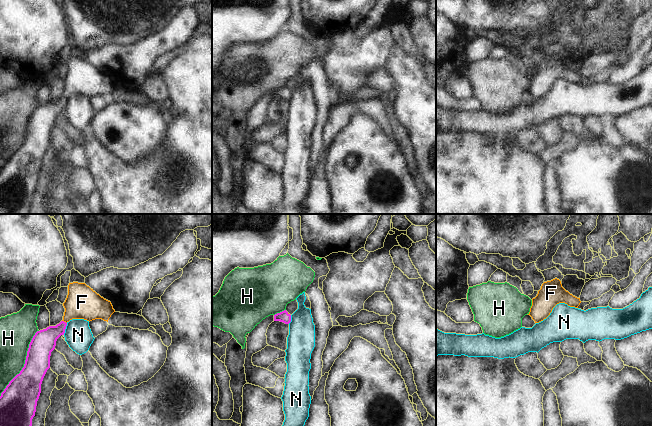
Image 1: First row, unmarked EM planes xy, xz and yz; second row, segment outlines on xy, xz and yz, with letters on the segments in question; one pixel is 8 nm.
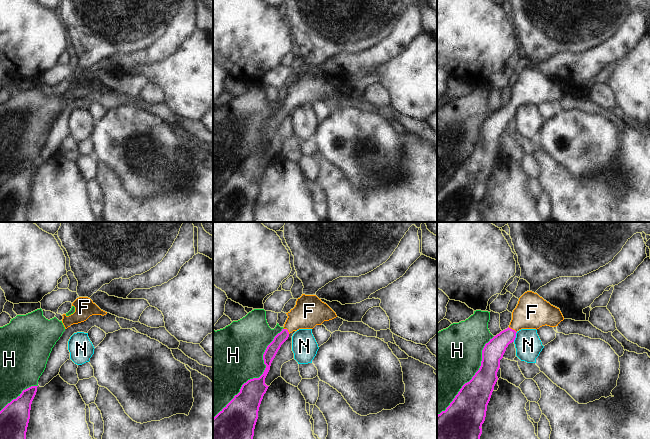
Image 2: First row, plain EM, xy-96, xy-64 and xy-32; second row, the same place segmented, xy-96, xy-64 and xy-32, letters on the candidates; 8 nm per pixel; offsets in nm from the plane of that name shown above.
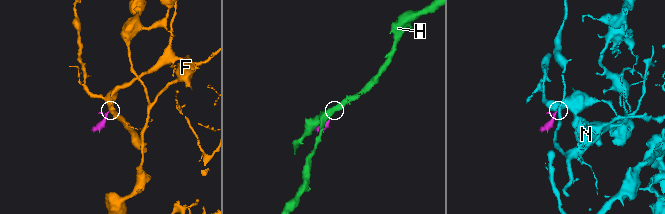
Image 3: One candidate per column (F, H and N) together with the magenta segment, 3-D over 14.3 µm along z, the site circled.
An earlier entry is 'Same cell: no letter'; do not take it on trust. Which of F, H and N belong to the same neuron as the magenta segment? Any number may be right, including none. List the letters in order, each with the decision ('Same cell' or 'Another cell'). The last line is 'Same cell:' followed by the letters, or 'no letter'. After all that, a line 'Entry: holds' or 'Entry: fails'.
F: Same cell
H: Another cell
N: Another cell
Same cell: F.
Entry: fails

